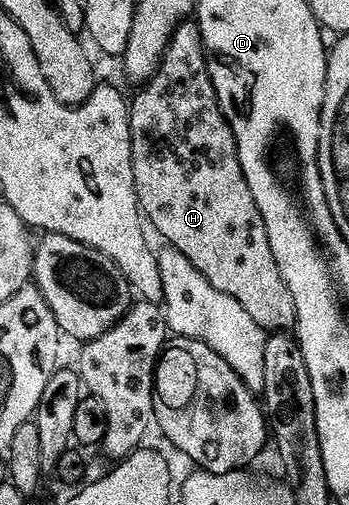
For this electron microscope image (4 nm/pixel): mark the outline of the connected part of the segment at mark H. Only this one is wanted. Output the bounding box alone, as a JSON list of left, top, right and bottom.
[129,19,294,330]

